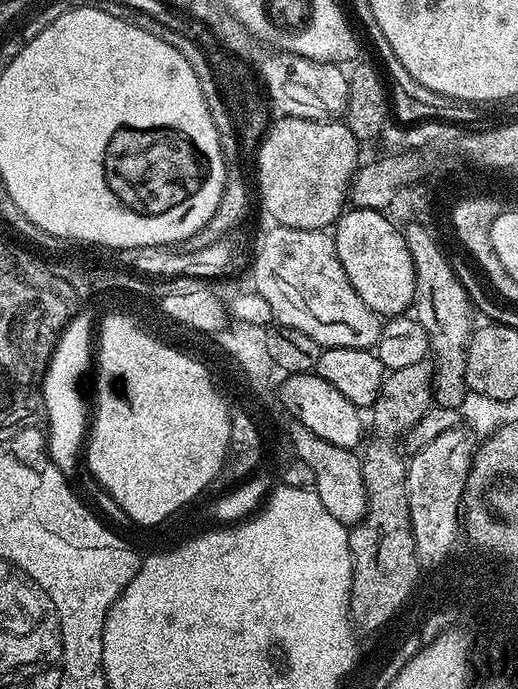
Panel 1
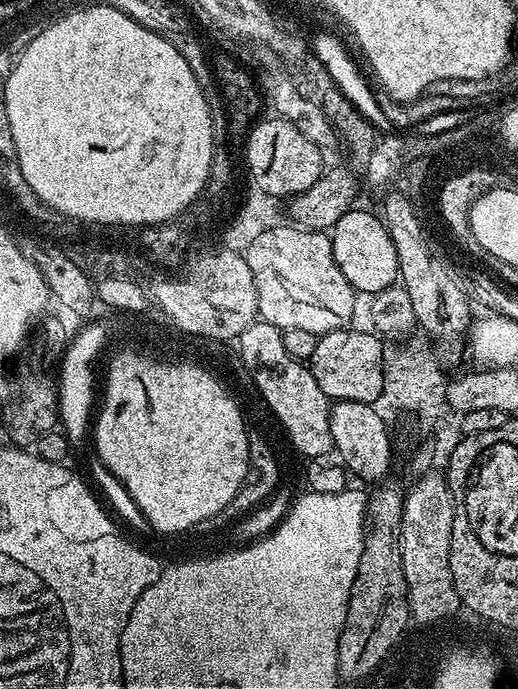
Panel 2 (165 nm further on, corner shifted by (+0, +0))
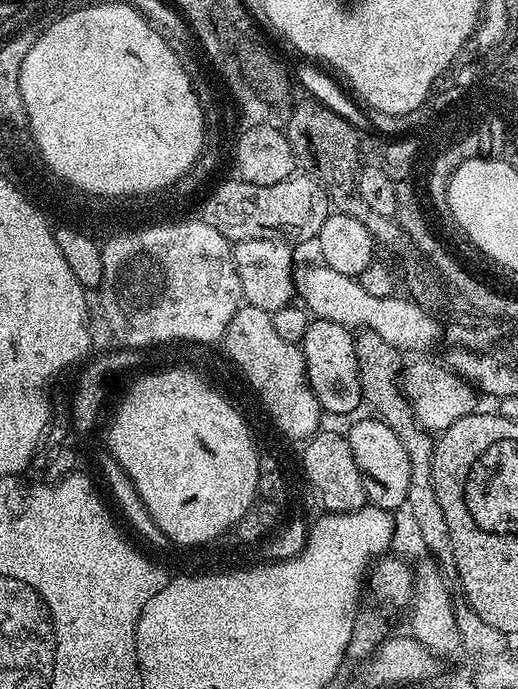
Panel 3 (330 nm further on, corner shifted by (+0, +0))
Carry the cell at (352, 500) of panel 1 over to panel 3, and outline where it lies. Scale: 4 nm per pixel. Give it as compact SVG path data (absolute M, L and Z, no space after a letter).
M241 306L225 330L222 344L228 347L226 356L239 360L248 376L252 376L252 384L256 384L258 391L264 392L264 400L270 401L272 416L280 419L280 425L286 426L286 430L294 433L302 442L321 431L322 409L308 384L304 353L297 345L285 342L275 332L271 312Z

